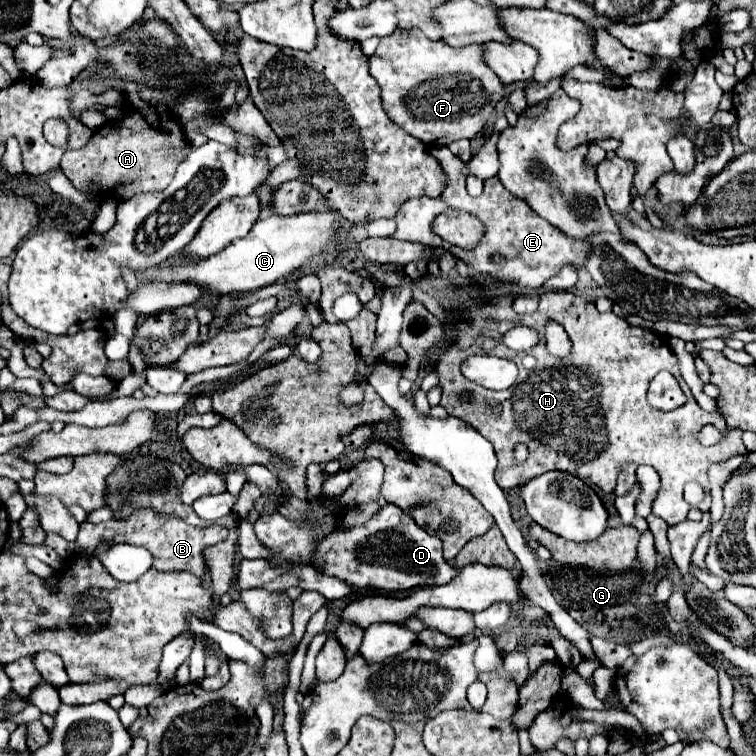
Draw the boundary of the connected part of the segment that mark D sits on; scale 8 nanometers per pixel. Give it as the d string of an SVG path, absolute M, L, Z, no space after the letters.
M395 505L381 507L377 517L373 517L369 523L361 527L351 527L345 531L339 529L327 535L319 543L313 555L313 563L319 563L323 573L345 579L353 589L373 587L373 589L385 589L385 591L407 591L413 587L437 587L437 585L451 583L457 575L457 569L451 567L443 558L441 540L437 536L429 535L407 513L403 513Z

